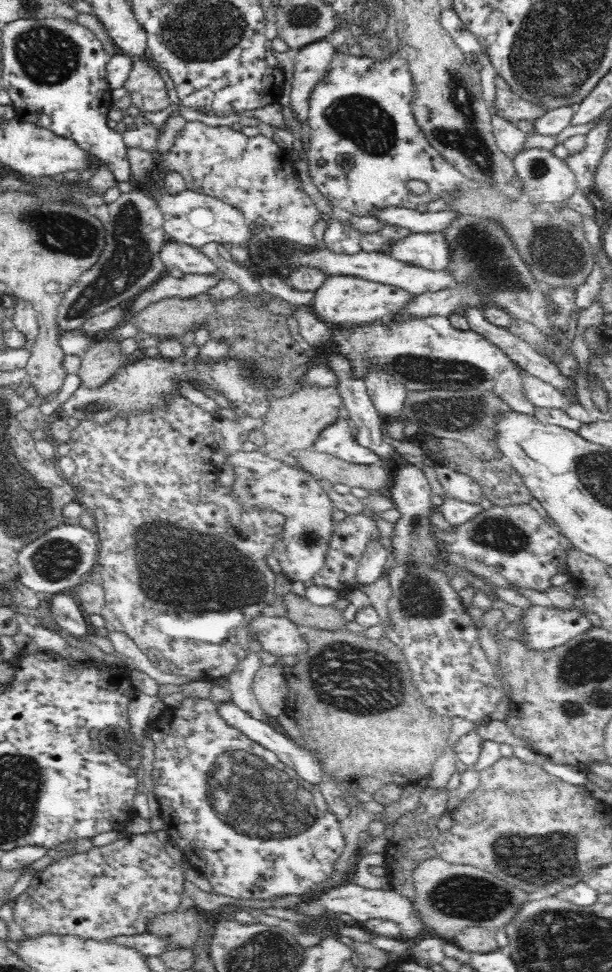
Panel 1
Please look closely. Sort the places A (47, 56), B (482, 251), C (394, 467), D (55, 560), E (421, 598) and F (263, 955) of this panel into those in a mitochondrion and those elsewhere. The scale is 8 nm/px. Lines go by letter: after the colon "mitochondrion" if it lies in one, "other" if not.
A: mitochondrion
B: mitochondrion
C: other
D: mitochondrion
E: mitochondrion
F: mitochondrion

